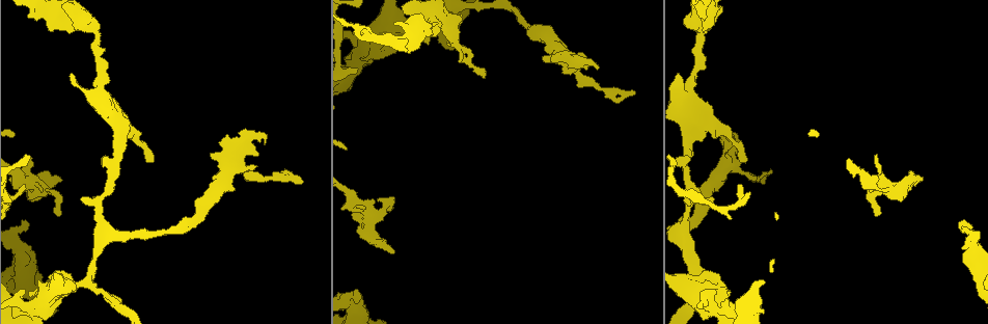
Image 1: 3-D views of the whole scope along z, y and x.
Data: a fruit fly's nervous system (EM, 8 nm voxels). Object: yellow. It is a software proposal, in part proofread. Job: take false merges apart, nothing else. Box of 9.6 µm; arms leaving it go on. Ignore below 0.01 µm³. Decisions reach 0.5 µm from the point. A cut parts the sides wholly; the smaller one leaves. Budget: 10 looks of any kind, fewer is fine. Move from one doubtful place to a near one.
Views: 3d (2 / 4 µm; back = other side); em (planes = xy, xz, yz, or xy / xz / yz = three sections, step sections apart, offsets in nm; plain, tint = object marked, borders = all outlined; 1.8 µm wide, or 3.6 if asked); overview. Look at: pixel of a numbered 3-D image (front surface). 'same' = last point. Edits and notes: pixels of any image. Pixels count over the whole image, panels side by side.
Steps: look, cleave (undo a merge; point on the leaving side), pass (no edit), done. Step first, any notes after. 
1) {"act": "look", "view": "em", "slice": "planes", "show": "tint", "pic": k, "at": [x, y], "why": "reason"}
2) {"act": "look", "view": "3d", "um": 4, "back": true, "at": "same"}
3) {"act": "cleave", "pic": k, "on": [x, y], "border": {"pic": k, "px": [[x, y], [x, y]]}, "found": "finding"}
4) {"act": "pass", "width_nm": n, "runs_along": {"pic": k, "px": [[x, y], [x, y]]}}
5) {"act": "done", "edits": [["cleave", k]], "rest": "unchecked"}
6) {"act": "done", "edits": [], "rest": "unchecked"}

{"act": "look", "view": "3d", "um": 4, "pic": 1, "at": [44, 187], "why": "thin neck"}

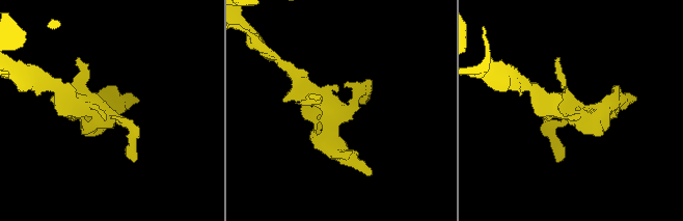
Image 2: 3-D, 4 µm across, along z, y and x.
{"act": "look", "view": "em", "slice": "planes", "show": "tint", "pic": 2, "at": [334, 113], "why": "shape alone is not enough"}

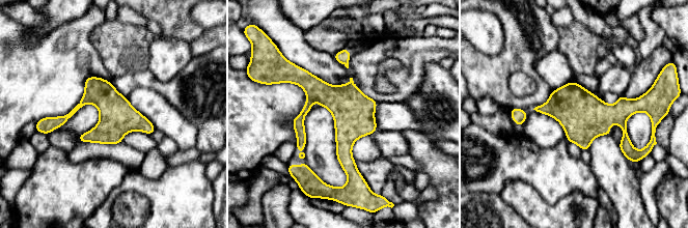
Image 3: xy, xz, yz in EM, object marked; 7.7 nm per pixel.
{"act": "pass", "width_nm": 280, "found": "continuous, no second neuron"}

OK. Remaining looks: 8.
{"act": "look", "view": "em", "um": 3.6, "slice": "planes", "show": "tint", "pic": 1, "at": [349, 301], "why": "calibre changes"}

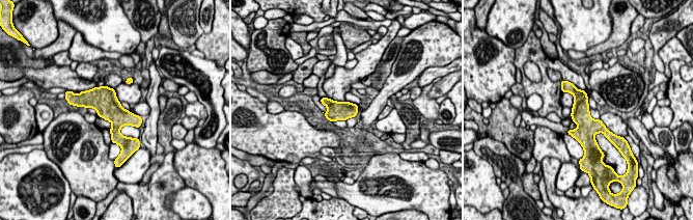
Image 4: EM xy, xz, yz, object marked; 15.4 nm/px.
{"act": "pass", "runs_along": {"pic": 4, "px": [[565, 83], [580, 98], [580, 139]]}, "found": "continuous, no second neuron"}

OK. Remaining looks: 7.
{"act": "look", "view": "em", "slice": "planes", "show": "plain", "pic": 1, "at": [731, 140], "why": "narrows sharply"}

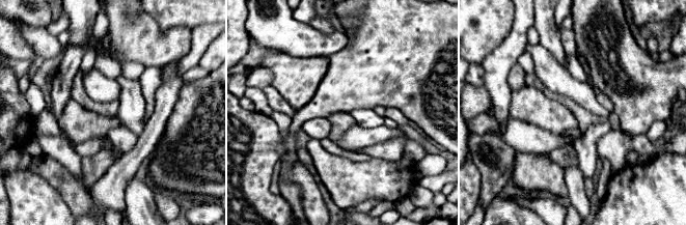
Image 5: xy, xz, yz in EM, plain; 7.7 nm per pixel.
{"act": "look", "view": "em", "slice": "planes", "show": "tint", "at": "same", "why": "with the object marked"}

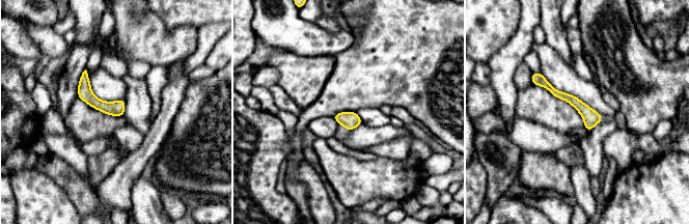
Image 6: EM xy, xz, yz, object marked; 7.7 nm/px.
{"act": "pass", "width_nm": 110, "found": "all the same neuron"}

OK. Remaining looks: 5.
{"act": "look", "view": "3d", "um": 4, "back": true, "pic": 1, "at": [698, 20], "why": "three-way junction"}

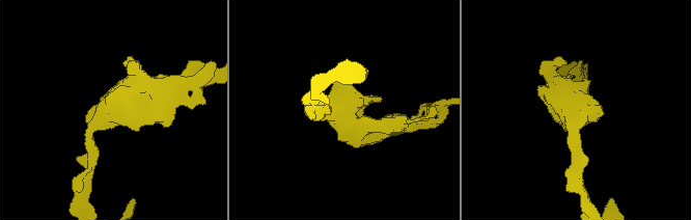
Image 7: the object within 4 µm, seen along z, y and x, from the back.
{"act": "look", "view": "em", "slice": "planes", "show": "plain", "pic": 7, "at": [110, 110], "why": "now the EM"}

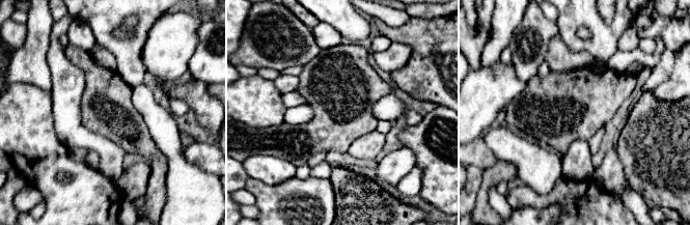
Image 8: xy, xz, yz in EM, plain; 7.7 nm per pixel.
{"act": "look", "view": "em", "slice": "planes", "show": "tint", "at": "same", "why": "with the object marked"}

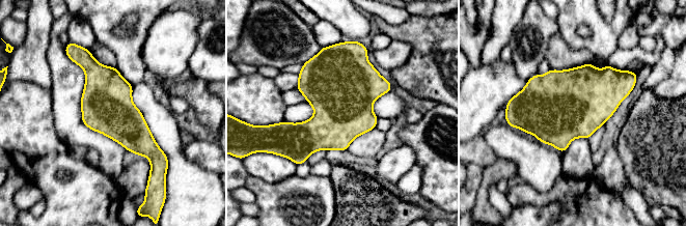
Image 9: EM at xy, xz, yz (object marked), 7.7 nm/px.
{"act": "pass", "found": "all the same neuron"}

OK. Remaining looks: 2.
{"act": "done", "edits": [], "rest": "unchecked"}

